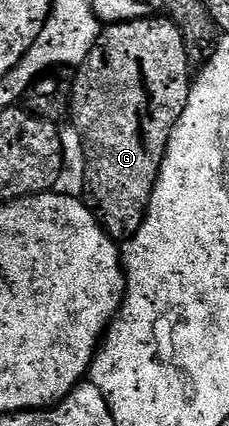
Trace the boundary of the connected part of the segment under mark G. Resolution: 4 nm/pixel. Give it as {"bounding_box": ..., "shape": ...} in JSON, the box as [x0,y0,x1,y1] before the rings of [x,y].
{"bounding_box":[68,18,192,242],"shape":[[[143,18],[141,20],[130,20],[127,24],[107,24],[101,29],[98,40],[95,44],[89,45],[88,51],[83,55],[82,63],[77,65],[73,73],[74,85],[71,83],[68,88],[68,120],[80,134],[80,142],[84,158],[86,159],[86,169],[84,170],[84,182],[86,190],[84,193],[85,203],[91,212],[98,217],[98,223],[106,231],[106,235],[115,242],[125,242],[134,235],[142,224],[142,217],[146,215],[146,208],[152,198],[154,184],[158,180],[158,171],[162,165],[162,159],[166,153],[166,147],[170,141],[170,135],[174,129],[176,117],[182,113],[184,106],[188,102],[188,94],[192,83],[192,65],[188,62],[186,53],[186,43],[180,34],[180,30],[168,18],[162,20],[150,20]]]}

